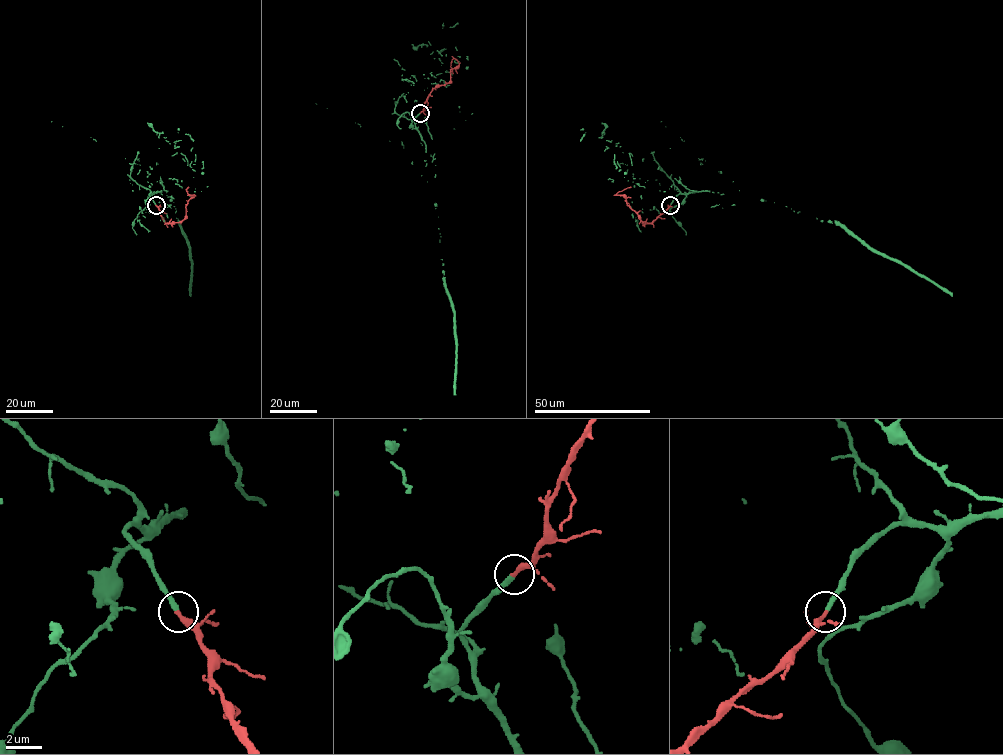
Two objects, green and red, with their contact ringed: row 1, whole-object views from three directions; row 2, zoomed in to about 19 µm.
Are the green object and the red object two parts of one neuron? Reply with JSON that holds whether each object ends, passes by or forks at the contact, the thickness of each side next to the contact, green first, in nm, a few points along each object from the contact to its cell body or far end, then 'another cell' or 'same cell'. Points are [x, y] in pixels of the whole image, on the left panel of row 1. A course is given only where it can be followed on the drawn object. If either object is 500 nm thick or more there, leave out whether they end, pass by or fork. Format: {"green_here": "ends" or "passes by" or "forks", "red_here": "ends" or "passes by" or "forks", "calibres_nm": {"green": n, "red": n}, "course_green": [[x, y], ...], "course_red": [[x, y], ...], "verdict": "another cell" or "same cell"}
{"green_here": "ends", "red_here": "ends", "calibres_nm": {"green": 280, "red": 300}, "course_green": [[155, 204], [149, 194], [160, 191], [166, 192], [168, 205], [174, 202], [191, 261], [190, 296]], "course_red": [[155, 205], [165, 223], [180, 222], [185, 216], [188, 201], [194, 195], [186, 191], [188, 187]], "verdict": "same cell"}

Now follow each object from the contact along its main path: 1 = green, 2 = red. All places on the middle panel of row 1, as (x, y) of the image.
1: (420, 112), (413, 121), (426, 152), (432, 160), (444, 288), (453, 313), (454, 394)
2: (420, 112), (433, 88), (450, 81), (450, 70), (458, 64), (454, 59), (450, 63), (453, 73)

